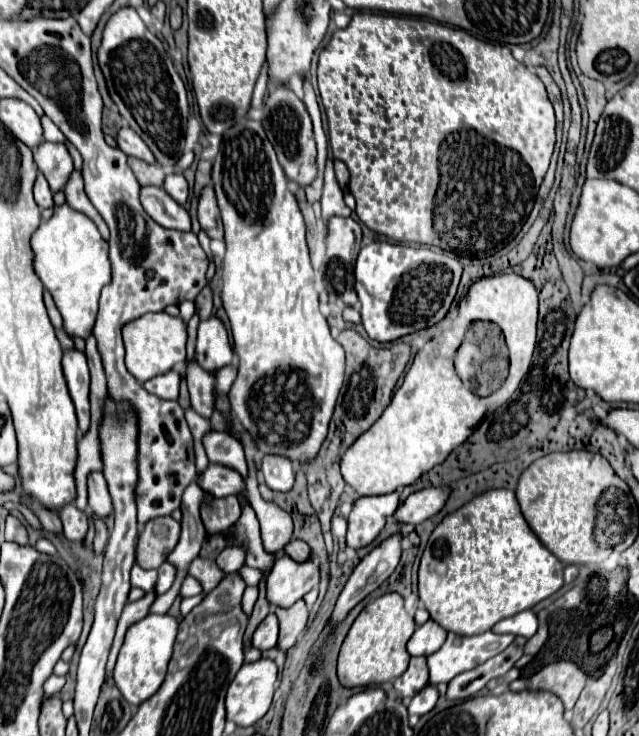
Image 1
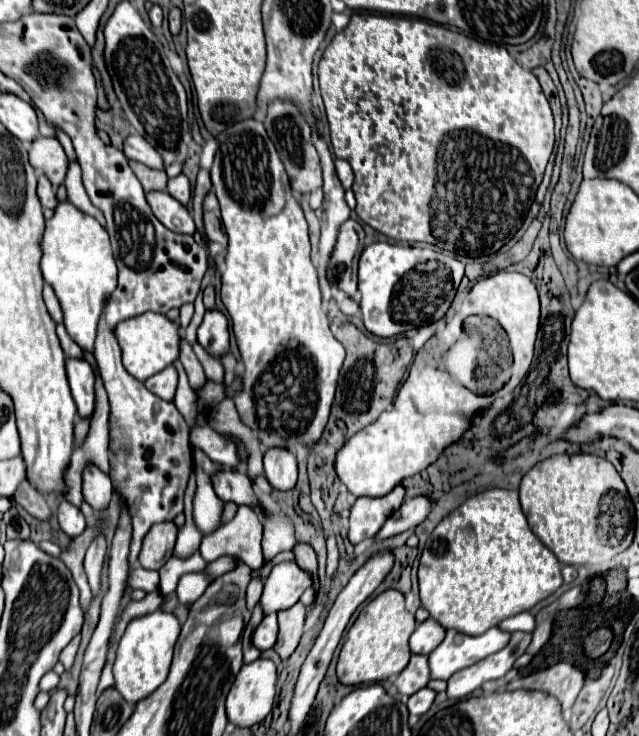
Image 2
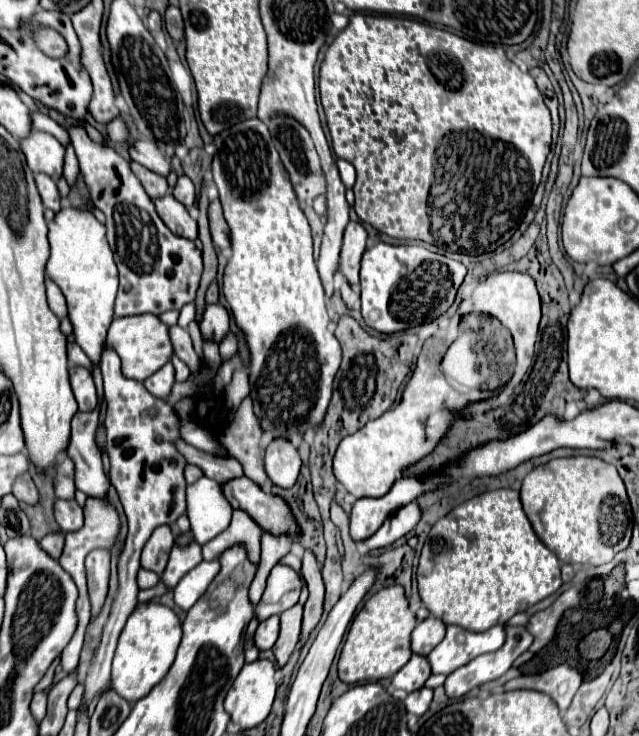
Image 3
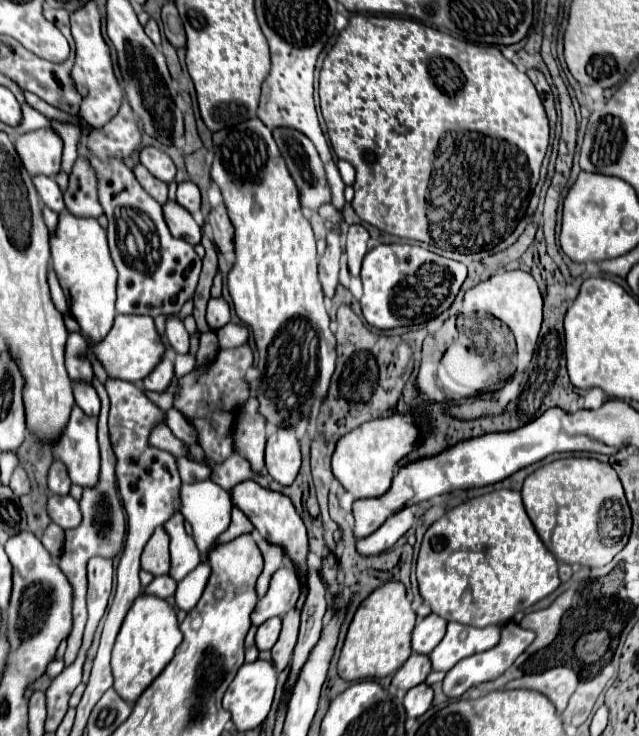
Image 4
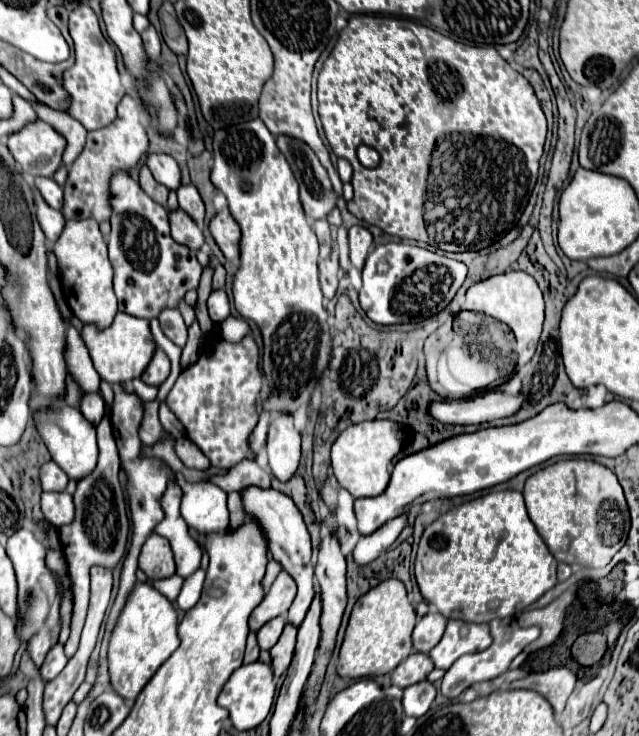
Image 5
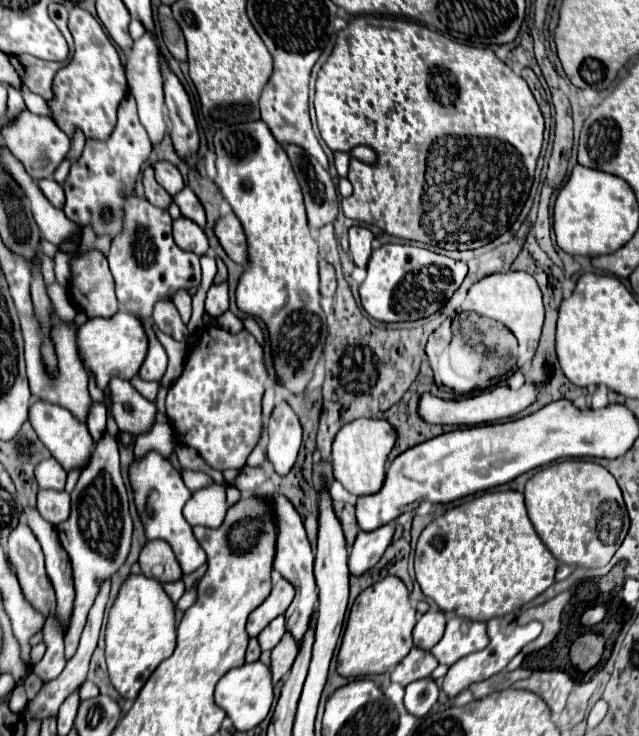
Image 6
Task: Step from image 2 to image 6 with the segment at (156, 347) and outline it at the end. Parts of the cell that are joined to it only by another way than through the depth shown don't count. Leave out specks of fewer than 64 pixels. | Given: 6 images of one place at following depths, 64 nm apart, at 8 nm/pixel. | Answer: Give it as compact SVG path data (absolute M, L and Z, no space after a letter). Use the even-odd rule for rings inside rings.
M116 312L112 318L90 318L78 328L76 342L84 368L94 374L96 386L100 390L104 390L112 378L130 380L132 376L136 376L148 348L140 320L128 312Z

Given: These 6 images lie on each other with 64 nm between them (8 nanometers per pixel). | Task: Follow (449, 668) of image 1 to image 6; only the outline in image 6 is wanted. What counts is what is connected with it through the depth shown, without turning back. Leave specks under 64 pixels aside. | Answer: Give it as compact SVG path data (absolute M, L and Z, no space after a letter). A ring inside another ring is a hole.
M452 616L448 618L442 640L430 652L438 658L440 664L452 666L460 658L476 650L482 650L486 644L488 644L488 636L486 636L484 622L474 622L468 618Z

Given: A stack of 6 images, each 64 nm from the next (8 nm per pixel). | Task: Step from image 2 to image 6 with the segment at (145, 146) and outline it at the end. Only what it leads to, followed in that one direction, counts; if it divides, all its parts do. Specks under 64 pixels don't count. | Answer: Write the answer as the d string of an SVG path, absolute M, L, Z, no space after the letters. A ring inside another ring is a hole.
M156 162L154 168L156 168L156 180L158 180L158 184L170 196L176 196L184 188L184 180L182 180L182 176L180 176L176 166L172 166L170 162Z

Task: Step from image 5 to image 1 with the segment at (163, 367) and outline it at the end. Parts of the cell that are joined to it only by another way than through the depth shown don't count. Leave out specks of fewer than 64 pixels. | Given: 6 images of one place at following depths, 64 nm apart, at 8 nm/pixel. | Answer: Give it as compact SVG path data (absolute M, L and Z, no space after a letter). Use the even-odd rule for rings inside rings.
M170 370L166 374L160 374L148 382L144 382L144 388L164 400L176 400L178 398L178 386L180 386L180 374L176 370Z

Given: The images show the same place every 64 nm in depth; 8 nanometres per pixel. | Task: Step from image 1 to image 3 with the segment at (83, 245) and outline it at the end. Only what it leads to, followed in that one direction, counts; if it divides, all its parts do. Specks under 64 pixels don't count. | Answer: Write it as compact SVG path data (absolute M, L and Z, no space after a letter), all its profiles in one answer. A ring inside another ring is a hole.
M62 206L48 228L50 258L46 264L46 274L60 286L62 294L66 296L76 344L86 352L94 366L100 366L100 352L110 322L114 320L114 298L118 290L118 270L106 240L106 226L100 224L94 214L76 212L72 206Z

